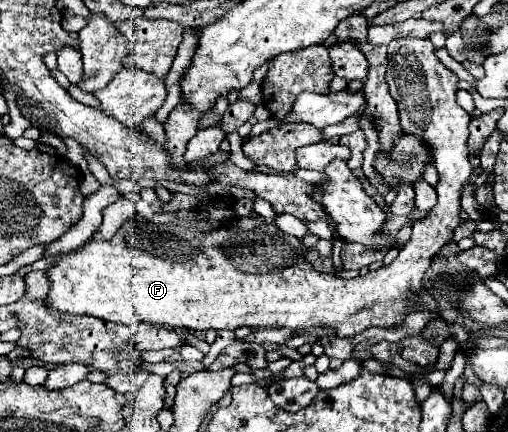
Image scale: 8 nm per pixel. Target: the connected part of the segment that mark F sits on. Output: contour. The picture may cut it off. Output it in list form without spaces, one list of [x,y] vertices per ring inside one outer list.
[[[393,39],[389,45],[387,45],[387,57],[389,57],[389,65],[387,65],[387,73],[385,73],[385,81],[389,85],[389,93],[391,97],[397,101],[397,109],[399,109],[399,121],[401,121],[401,127],[403,131],[407,133],[415,133],[419,137],[423,137],[427,141],[427,145],[433,149],[433,165],[437,167],[439,175],[441,175],[441,181],[437,183],[437,195],[439,195],[439,201],[437,205],[431,209],[431,217],[427,217],[427,221],[419,221],[413,225],[413,235],[411,235],[411,241],[407,245],[401,247],[397,259],[391,263],[391,265],[383,265],[379,267],[377,271],[369,271],[367,275],[359,275],[355,279],[341,279],[337,275],[331,275],[331,273],[321,273],[317,269],[313,269],[307,259],[305,259],[305,249],[301,245],[301,241],[297,237],[289,237],[285,233],[281,233],[273,223],[259,223],[255,219],[239,219],[235,223],[229,223],[229,225],[223,225],[219,229],[213,229],[213,231],[207,231],[207,233],[201,233],[201,231],[191,231],[191,229],[177,229],[177,231],[163,231],[159,225],[153,225],[145,219],[137,219],[137,217],[131,217],[109,241],[95,241],[95,239],[89,239],[79,251],[73,251],[73,253],[67,253],[63,257],[57,259],[57,263],[49,269],[45,269],[47,273],[47,279],[49,279],[49,293],[45,297],[45,305],[51,309],[51,313],[55,317],[63,317],[63,315],[89,315],[89,317],[97,317],[97,319],[103,319],[103,321],[111,321],[111,323],[121,323],[121,325],[133,325],[133,323],[153,323],[153,325],[165,325],[169,329],[189,329],[189,331],[197,331],[197,329],[237,329],[237,327],[251,327],[251,329],[281,329],[281,327],[311,327],[315,323],[323,323],[331,329],[337,331],[339,337],[353,337],[357,333],[361,333],[363,329],[367,327],[393,327],[397,323],[401,323],[405,319],[407,313],[411,313],[407,307],[411,305],[421,305],[417,311],[421,309],[431,309],[431,311],[439,311],[439,305],[435,301],[433,295],[429,293],[419,293],[419,285],[423,285],[423,277],[425,277],[425,269],[431,267],[431,259],[447,245],[453,241],[453,231],[459,227],[459,193],[465,185],[465,181],[471,177],[471,165],[469,165],[469,157],[467,157],[467,137],[469,137],[469,121],[471,121],[471,115],[465,113],[463,107],[457,105],[457,81],[459,77],[455,73],[451,73],[437,57],[435,57],[435,47],[429,39]]]

